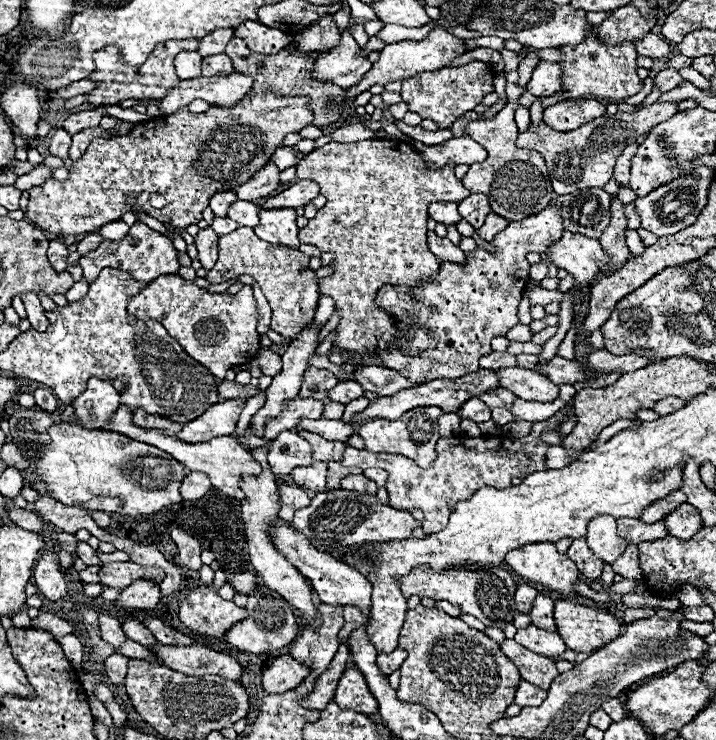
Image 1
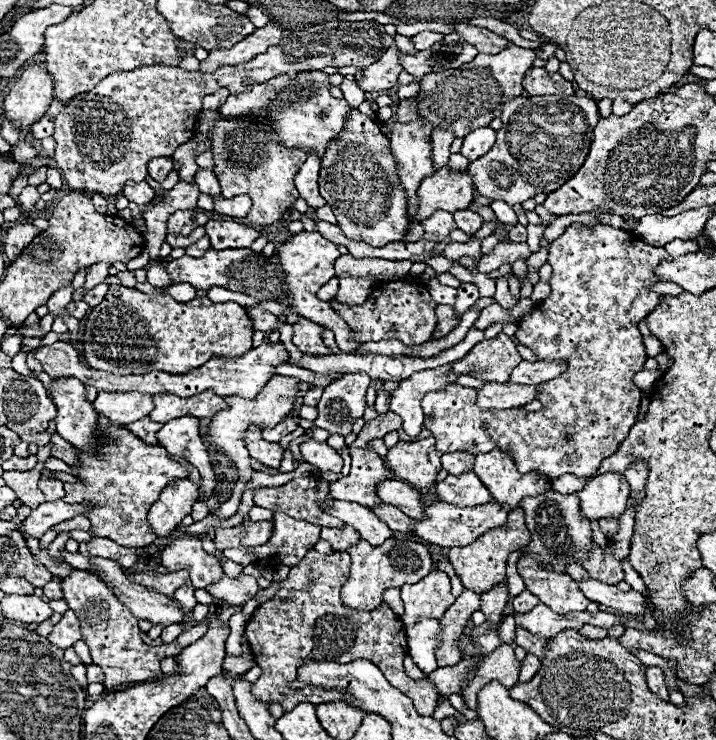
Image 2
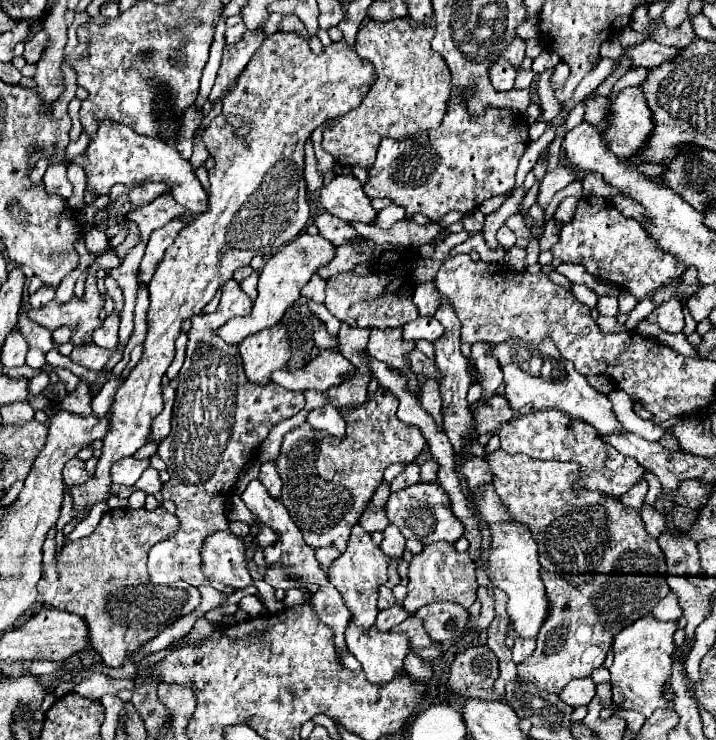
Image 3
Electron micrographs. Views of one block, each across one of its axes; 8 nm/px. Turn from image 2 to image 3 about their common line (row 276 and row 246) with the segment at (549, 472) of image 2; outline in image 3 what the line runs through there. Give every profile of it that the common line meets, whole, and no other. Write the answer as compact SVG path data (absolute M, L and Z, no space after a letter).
M584 196L578 202L574 218L562 226L558 242L550 248L554 258L568 264L582 264L588 274L608 280L622 290L628 290L638 302L648 298L670 280L676 280L686 270L670 252L658 248L656 240L636 222L622 216L610 200L598 196Z

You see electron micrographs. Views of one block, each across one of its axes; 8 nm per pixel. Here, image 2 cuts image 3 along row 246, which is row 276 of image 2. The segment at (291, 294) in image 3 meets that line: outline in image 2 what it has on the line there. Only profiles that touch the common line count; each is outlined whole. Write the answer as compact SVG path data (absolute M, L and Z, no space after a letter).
M300 232L296 236L286 238L286 242L282 242L276 252L278 252L278 264L284 274L288 304L300 316L304 316L316 324L322 324L324 328L332 328L332 332L336 334L336 344L342 352L350 354L352 350L358 350L362 342L354 340L354 332L348 328L348 324L330 308L328 302L322 302L316 298L316 292L320 290L320 286L336 276L334 264L332 264L332 260L336 260L336 256L340 256L336 244L322 238L318 232Z

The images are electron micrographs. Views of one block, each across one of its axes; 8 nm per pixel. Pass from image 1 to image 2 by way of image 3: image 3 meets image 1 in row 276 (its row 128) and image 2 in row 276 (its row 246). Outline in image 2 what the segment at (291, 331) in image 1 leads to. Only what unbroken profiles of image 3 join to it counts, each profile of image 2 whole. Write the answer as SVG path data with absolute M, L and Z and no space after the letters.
M250 248L242 250L206 250L202 258L182 256L178 260L170 260L166 264L168 276L174 284L188 282L196 290L210 290L212 286L222 286L232 292L248 294L258 300L276 300L284 294L284 282L280 268L274 258L262 258L260 254L254 254Z

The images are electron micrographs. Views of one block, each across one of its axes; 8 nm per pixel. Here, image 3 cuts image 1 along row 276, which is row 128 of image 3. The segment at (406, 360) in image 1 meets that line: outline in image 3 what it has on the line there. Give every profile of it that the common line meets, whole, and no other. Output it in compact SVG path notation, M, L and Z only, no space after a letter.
M464 90L460 96L450 98L444 122L436 130L416 132L408 138L382 138L376 162L368 170L368 182L364 184L364 194L370 200L390 198L396 206L402 206L406 210L406 216L420 212L430 220L440 220L452 210L468 214L488 198L512 194L516 186L514 174L518 160L528 146L528 124L520 114L512 114L500 108L486 108L484 114L472 116L466 110L466 96L468 90Z

